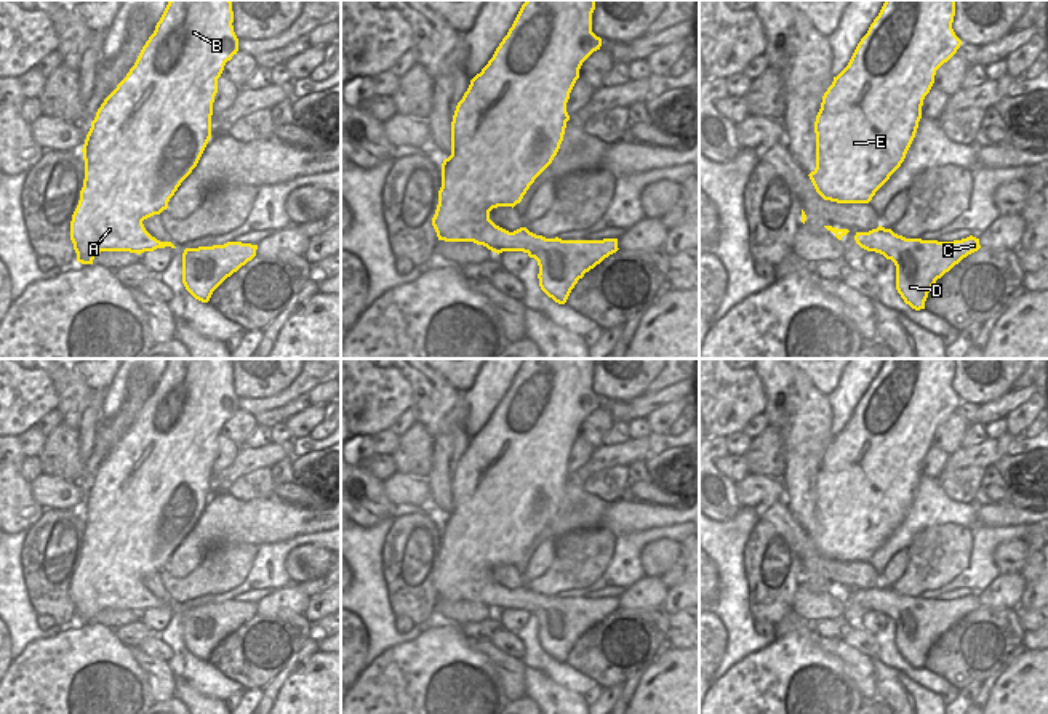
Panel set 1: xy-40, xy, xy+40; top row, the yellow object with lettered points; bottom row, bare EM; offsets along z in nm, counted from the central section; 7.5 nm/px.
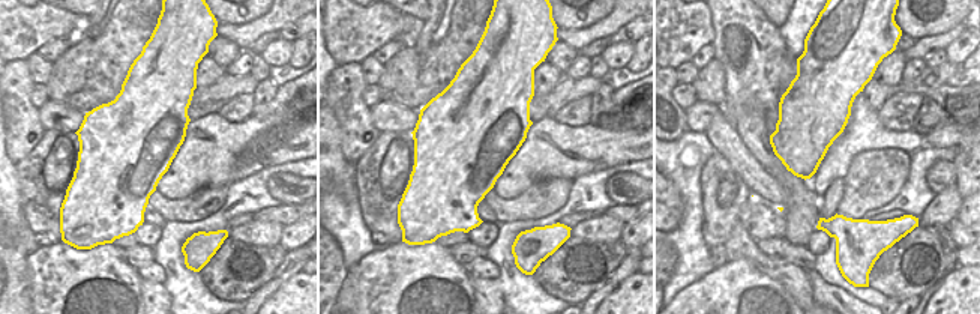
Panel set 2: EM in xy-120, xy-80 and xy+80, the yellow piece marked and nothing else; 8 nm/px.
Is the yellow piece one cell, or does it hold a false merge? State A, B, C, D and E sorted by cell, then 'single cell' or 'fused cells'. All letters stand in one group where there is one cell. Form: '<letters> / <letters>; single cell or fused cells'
A B C D E; single cell

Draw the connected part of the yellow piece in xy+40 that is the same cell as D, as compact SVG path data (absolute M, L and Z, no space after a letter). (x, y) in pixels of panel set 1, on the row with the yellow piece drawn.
M878 226L856 232L856 243L883 255L896 266L896 290L912 309L925 309L930 290L946 272L981 248L979 239L970 235L954 242L906 239Z

